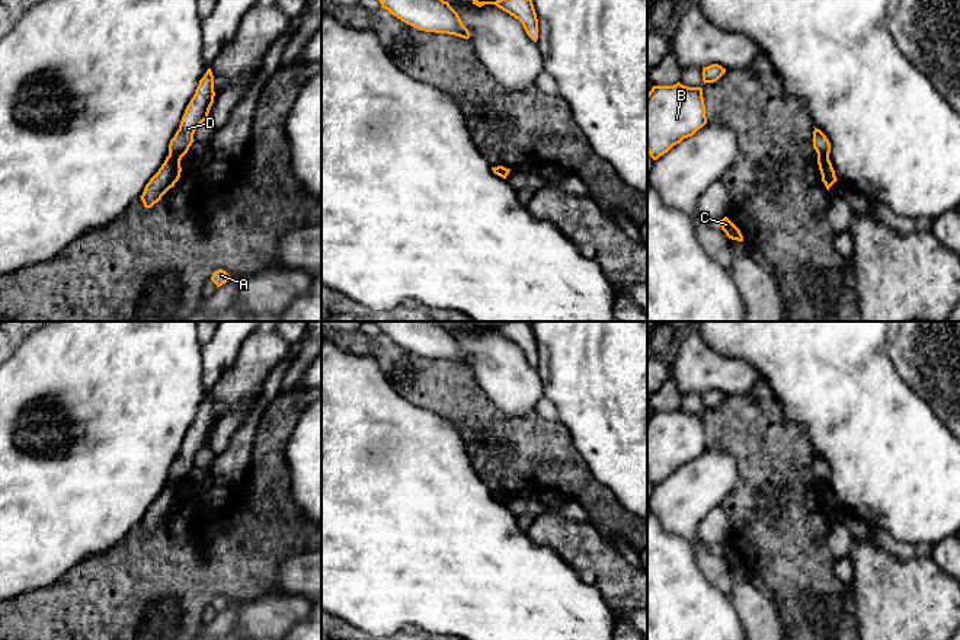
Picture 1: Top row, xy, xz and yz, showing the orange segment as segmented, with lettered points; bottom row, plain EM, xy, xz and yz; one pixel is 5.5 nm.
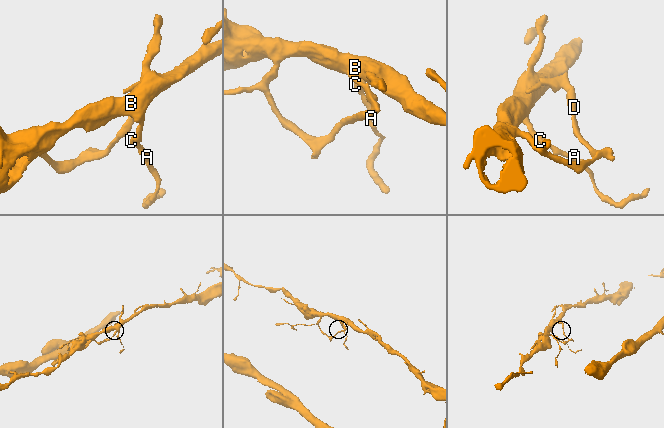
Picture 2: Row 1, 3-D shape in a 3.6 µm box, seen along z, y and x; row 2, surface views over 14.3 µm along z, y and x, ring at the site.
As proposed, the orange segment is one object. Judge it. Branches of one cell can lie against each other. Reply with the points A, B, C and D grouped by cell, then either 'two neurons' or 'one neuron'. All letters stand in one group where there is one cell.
groups A B C / D; two neurons

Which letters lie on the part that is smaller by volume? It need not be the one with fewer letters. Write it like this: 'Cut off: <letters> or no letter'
Cut off: D

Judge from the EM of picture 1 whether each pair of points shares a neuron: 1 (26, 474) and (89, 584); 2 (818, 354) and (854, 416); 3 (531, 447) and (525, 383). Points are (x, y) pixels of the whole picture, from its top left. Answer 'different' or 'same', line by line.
1: different
2: same
3: different

